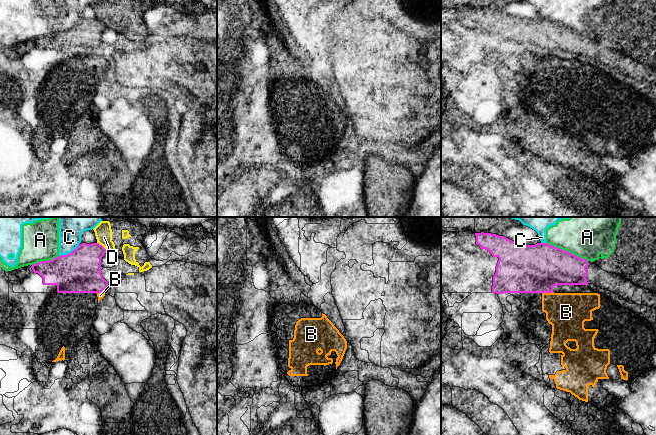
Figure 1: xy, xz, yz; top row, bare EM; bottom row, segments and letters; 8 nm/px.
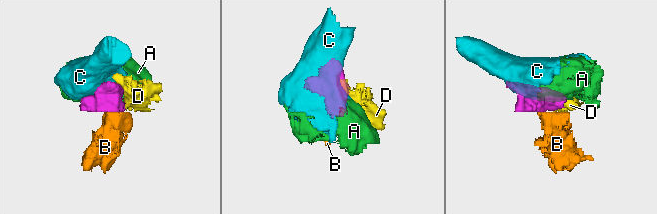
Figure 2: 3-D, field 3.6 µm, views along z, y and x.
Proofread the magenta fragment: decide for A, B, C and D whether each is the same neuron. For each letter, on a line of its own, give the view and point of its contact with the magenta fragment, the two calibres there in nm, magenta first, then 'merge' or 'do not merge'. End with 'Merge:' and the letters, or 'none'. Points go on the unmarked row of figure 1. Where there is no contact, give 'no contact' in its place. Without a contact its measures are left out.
A: yz (567, 27) | 380/280 nm | do not merge
B: yz (547, 68) | 380/320 nm | do not merge
C: xy (69, 29) | 340/180 nm | do not merge
D: xy (101, 21) | 320/140 nm | do not merge
Merge: none

